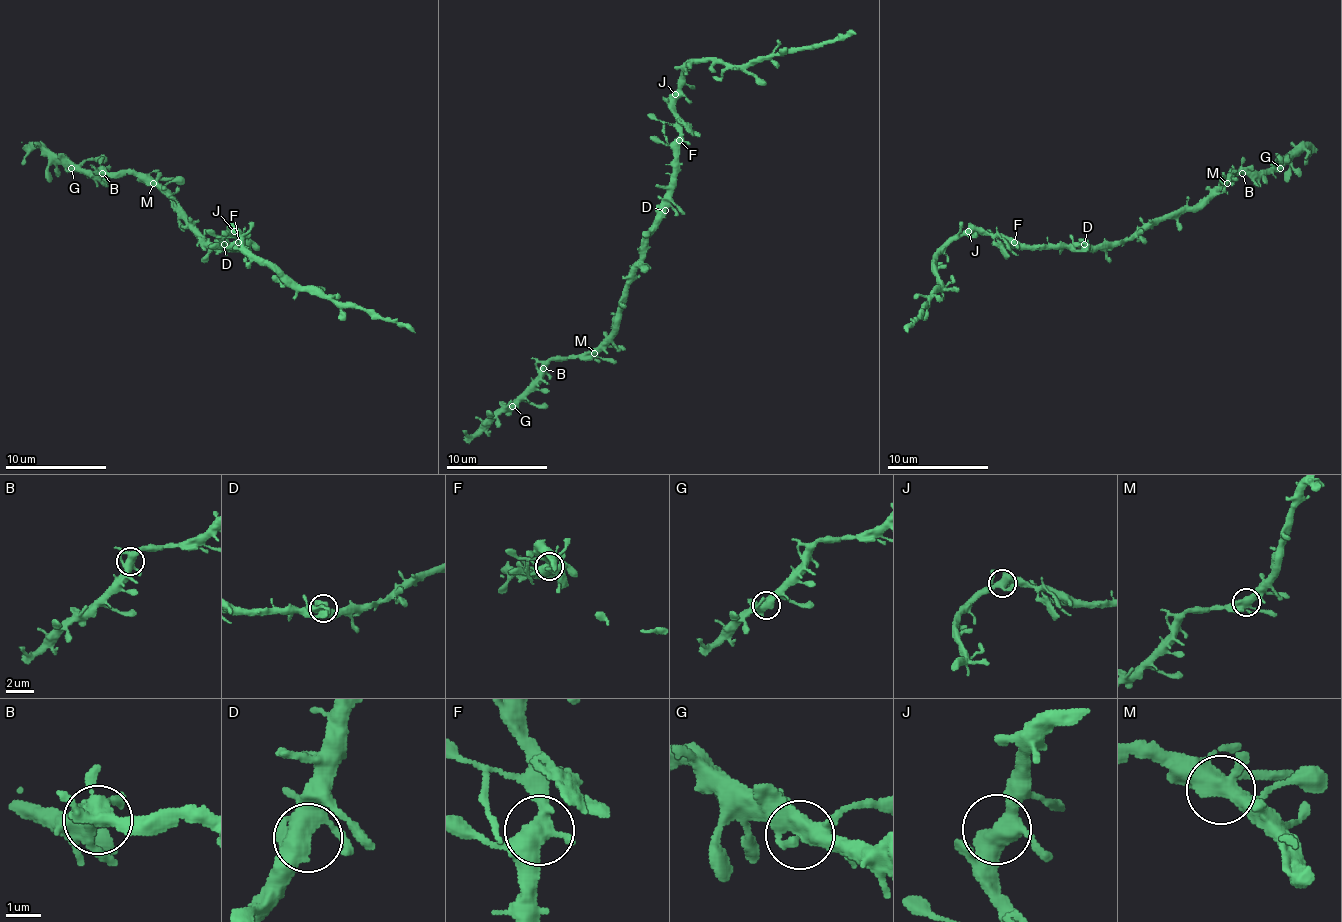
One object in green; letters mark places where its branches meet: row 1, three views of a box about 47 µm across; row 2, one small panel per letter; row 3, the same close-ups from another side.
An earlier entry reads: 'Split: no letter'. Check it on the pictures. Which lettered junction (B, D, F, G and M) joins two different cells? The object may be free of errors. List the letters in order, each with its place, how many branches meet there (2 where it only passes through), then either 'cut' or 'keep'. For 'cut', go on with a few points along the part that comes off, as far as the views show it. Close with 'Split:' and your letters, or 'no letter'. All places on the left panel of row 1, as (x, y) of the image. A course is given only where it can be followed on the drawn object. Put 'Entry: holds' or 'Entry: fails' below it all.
B: (102, 173) | 5 | keep
D: (224, 244) | 3 | keep
F: (238, 242) | 3 | keep
G: (71, 168) | 3 | keep
M: (153, 183) | 5 | keep
Split: no letter
Entry: holds

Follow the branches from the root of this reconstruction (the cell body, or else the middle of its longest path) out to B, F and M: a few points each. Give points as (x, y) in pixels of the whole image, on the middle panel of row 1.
B: (660, 208), (660, 223), (647, 238), (644, 259), (624, 292), (619, 325), (594, 350), (553, 358), (543, 368)
F: (660, 208), (672, 175), (672, 160), (680, 139)
M: (660, 208), (660, 223), (647, 238), (644, 259), (624, 292), (619, 327), (594, 353)

